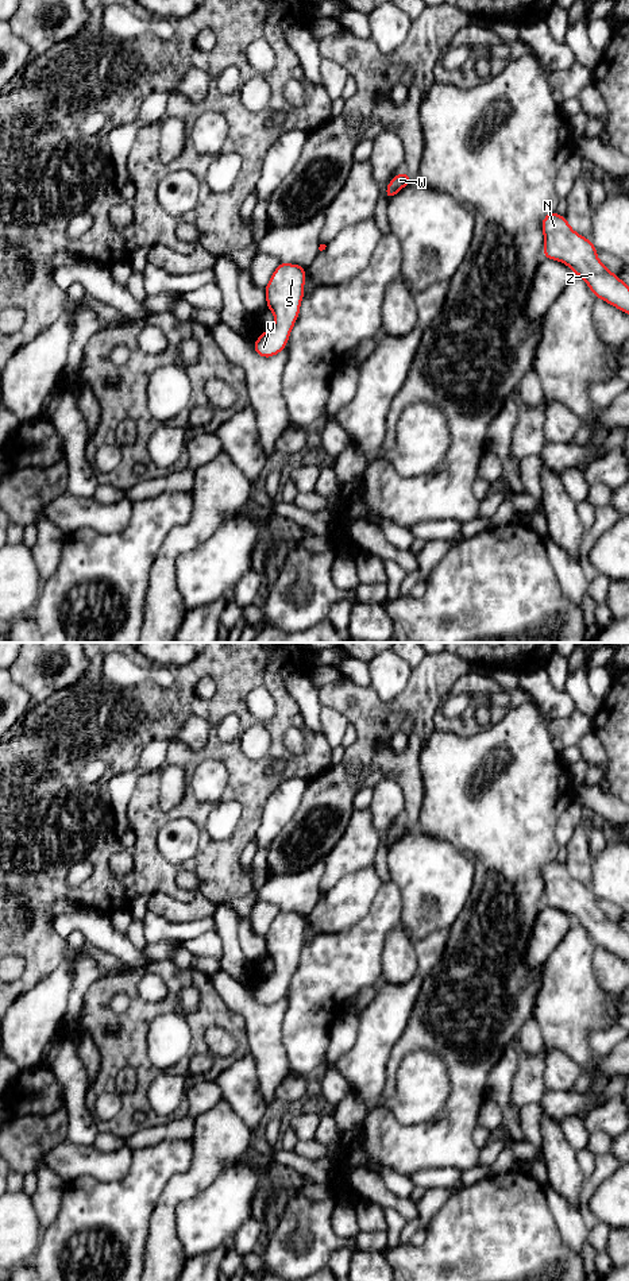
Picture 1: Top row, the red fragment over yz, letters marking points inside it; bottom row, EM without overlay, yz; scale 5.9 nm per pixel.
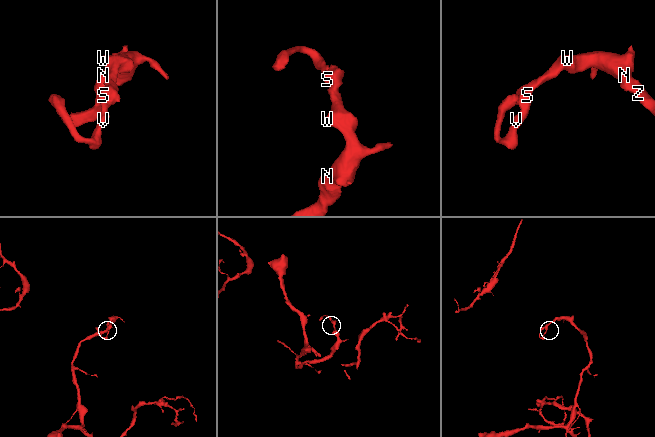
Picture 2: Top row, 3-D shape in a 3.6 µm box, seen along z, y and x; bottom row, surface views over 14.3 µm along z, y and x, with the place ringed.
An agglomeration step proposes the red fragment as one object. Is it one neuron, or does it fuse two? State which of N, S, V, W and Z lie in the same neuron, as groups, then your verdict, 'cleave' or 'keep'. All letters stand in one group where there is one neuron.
groups N S V W Z; keep

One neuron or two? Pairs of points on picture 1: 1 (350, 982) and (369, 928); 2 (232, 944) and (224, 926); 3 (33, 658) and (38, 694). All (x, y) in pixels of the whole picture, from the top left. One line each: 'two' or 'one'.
1: one
2: one
3: one

